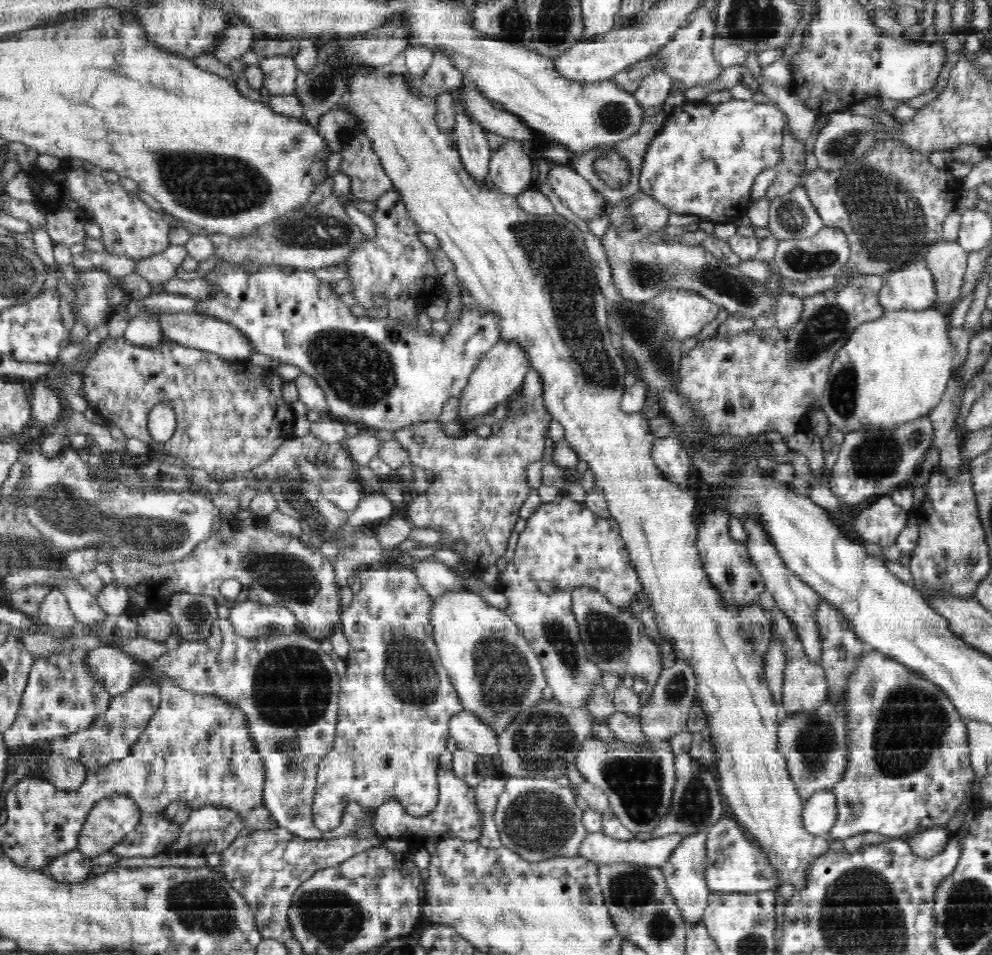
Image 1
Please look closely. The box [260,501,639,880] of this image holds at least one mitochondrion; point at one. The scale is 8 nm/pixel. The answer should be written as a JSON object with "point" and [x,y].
{"point":[505,679]}

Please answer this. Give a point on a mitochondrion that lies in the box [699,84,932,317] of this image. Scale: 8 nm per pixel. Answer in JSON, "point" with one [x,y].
{"point":[889,223]}

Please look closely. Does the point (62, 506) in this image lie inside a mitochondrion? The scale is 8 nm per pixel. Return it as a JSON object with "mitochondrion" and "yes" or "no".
{"mitochondrion":"yes"}

